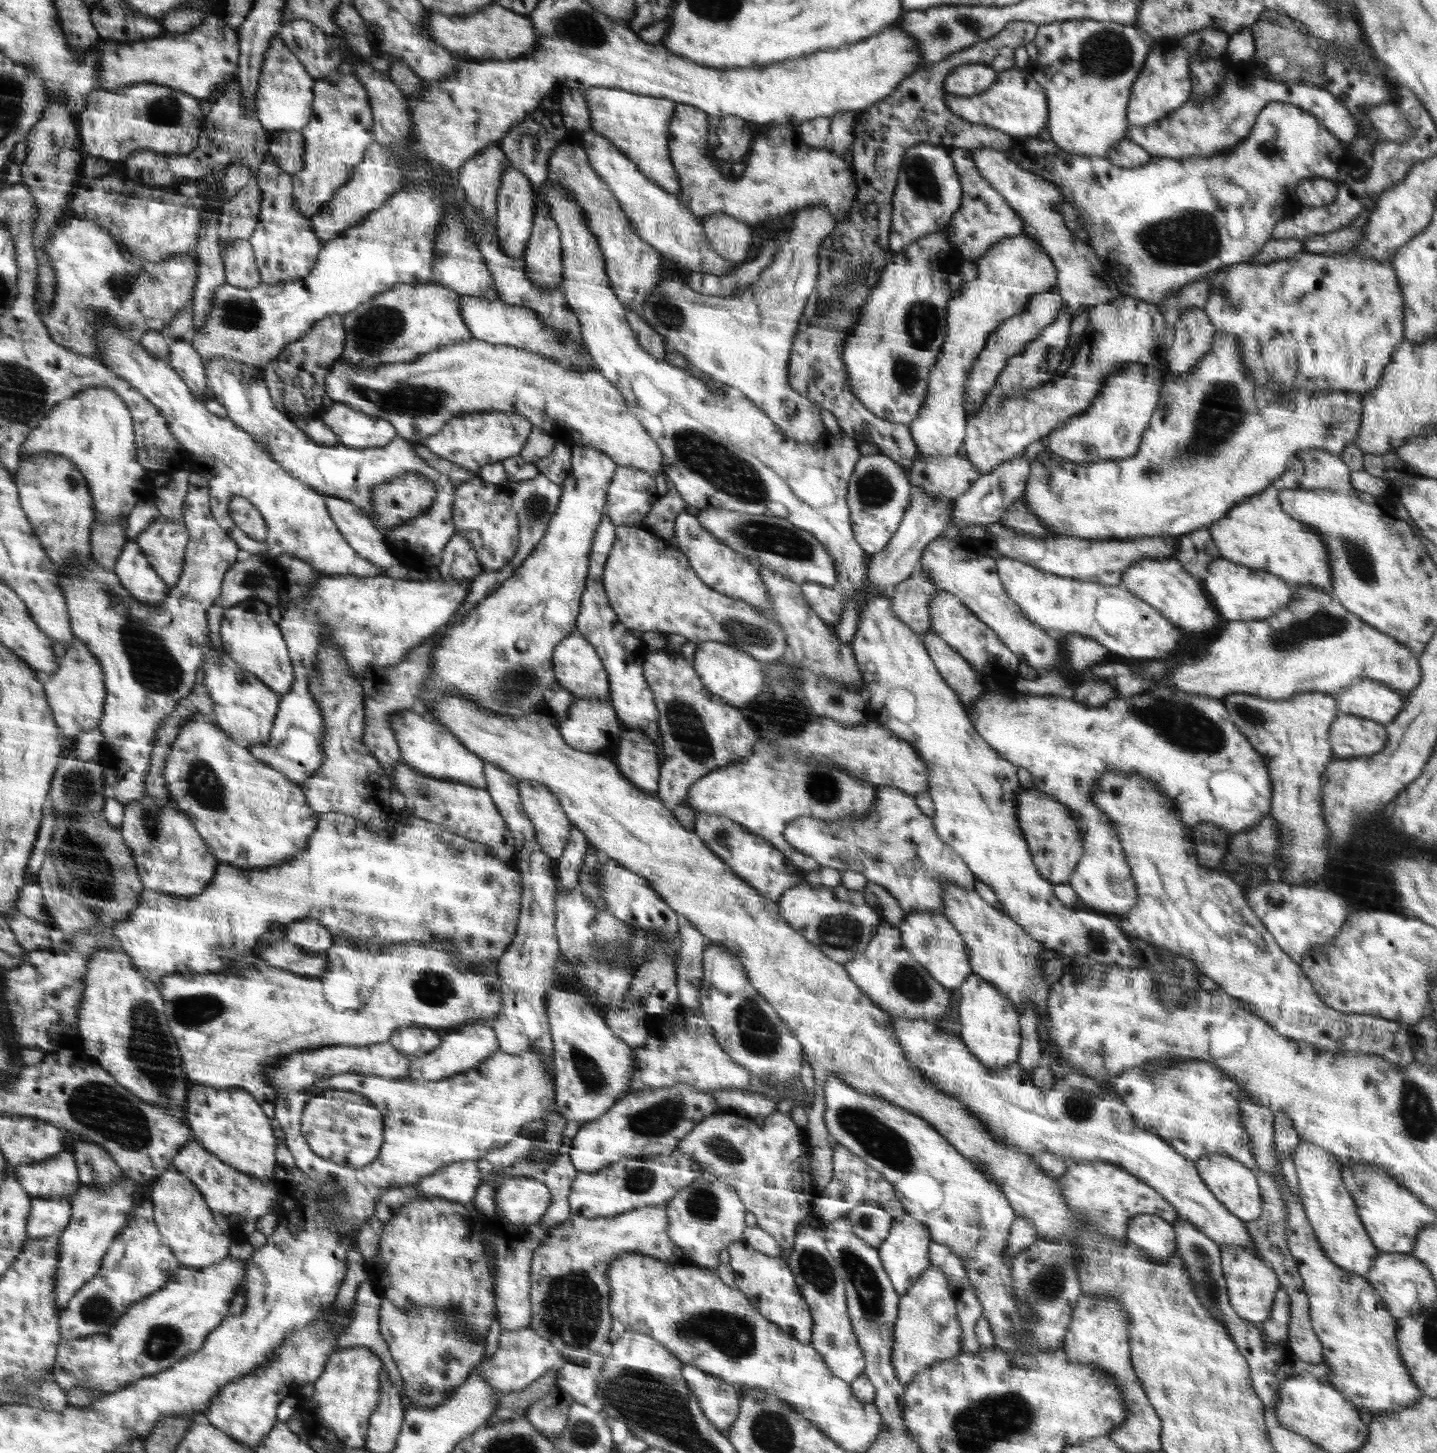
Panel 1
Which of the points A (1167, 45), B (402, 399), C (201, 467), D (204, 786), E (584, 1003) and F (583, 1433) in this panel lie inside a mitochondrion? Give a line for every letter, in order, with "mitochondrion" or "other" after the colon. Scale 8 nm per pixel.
A: other
B: mitochondrion
C: other
D: mitochondrion
E: other
F: mitochondrion

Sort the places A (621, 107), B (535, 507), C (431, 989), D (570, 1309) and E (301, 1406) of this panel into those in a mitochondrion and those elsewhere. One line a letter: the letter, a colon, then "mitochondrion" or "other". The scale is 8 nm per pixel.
A: other
B: mitochondrion
C: mitochondrion
D: mitochondrion
E: other

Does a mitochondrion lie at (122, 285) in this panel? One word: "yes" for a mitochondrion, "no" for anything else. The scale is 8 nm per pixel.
yes

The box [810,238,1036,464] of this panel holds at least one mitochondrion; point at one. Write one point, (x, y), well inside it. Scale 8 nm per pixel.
(921, 321)

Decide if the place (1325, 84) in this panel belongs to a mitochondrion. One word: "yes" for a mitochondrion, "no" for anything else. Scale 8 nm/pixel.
no

